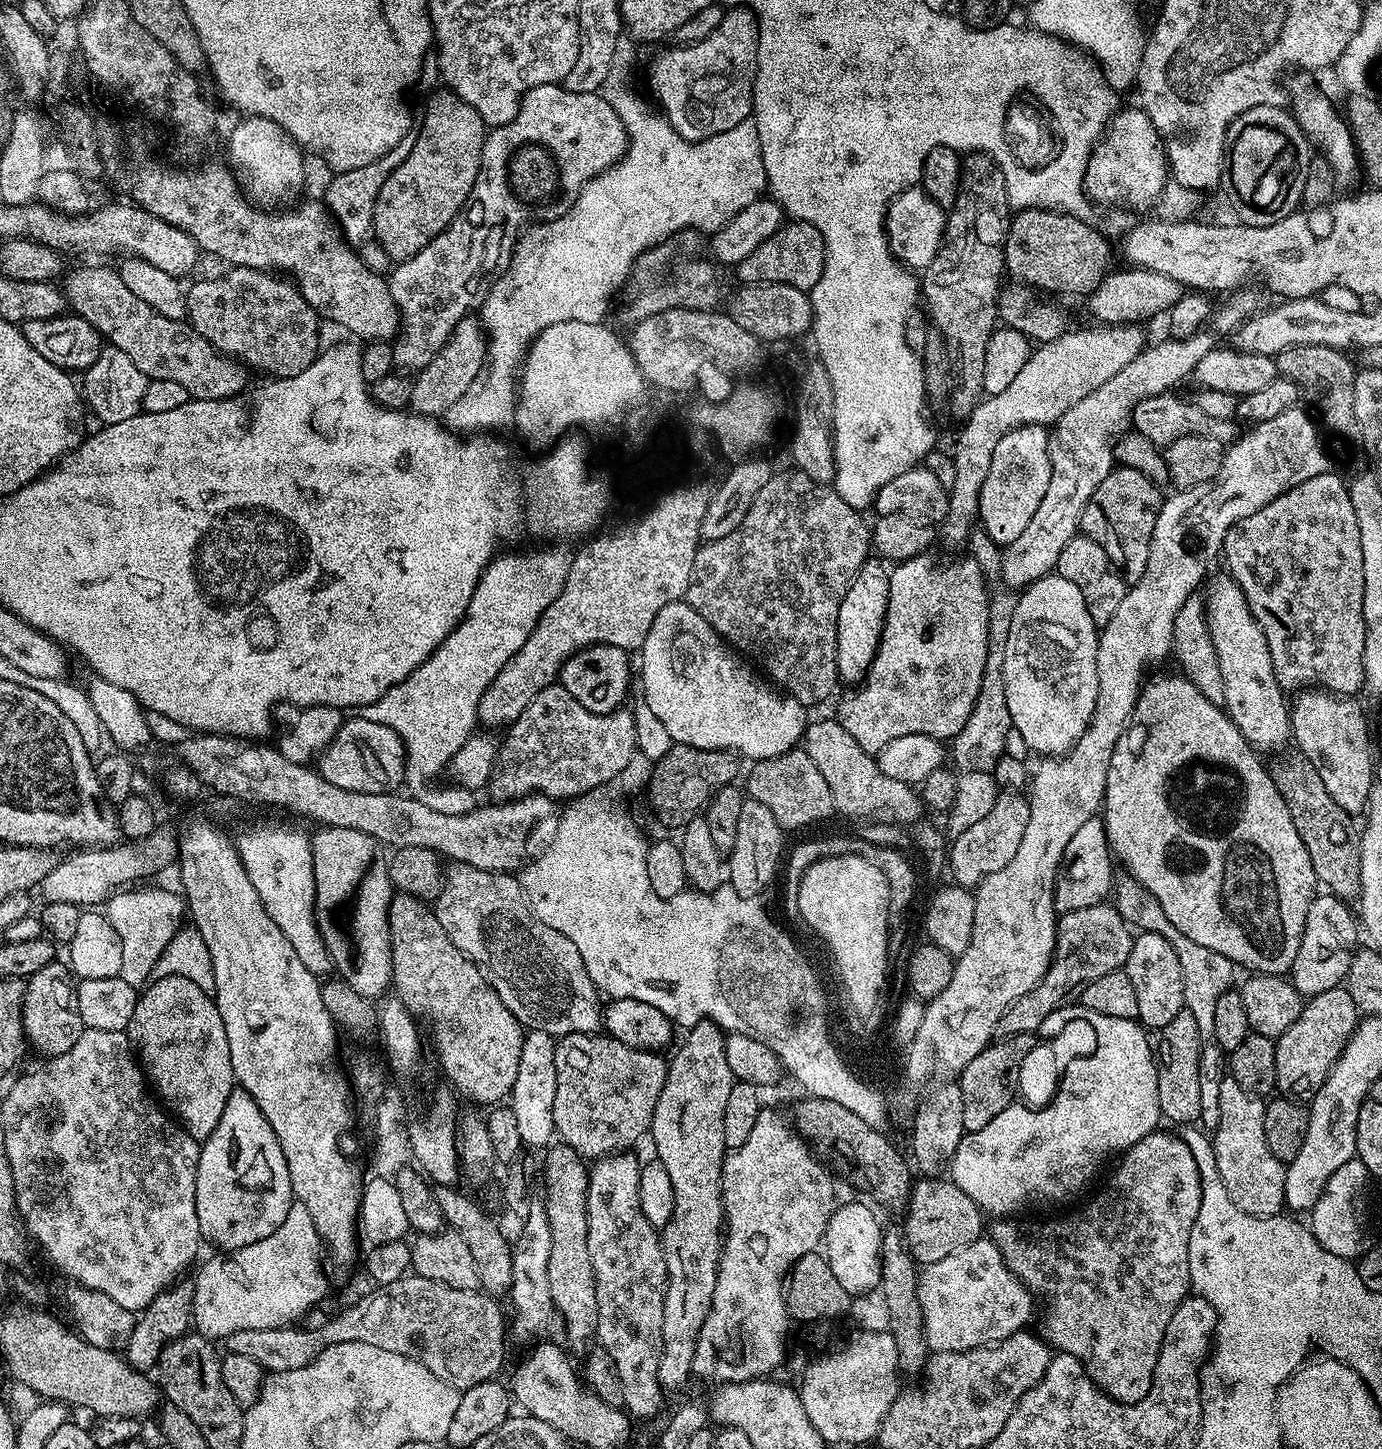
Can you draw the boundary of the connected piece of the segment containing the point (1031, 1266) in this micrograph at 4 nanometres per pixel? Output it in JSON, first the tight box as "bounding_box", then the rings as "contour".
{"bounding_box":[990,1130,1202,1404],"contour":[[[1157,1130],[1151,1132],[1142,1142],[1138,1142],[1123,1153],[1116,1173],[1108,1180],[1108,1185],[1101,1190],[1100,1196],[1092,1200],[1092,1213],[1088,1216],[1088,1224],[1075,1224],[1072,1220],[1052,1220],[1049,1224],[1032,1224],[1023,1232],[1016,1222],[996,1222],[990,1228],[990,1238],[998,1246],[1006,1266],[1016,1276],[1016,1279],[1028,1289],[1029,1293],[1044,1299],[1044,1321],[1038,1329],[1039,1335],[1045,1344],[1051,1346],[1057,1353],[1065,1352],[1078,1362],[1084,1364],[1088,1376],[1100,1391],[1104,1392],[1111,1400],[1120,1404],[1137,1404],[1152,1385],[1154,1366],[1158,1362],[1158,1354],[1162,1350],[1162,1338],[1166,1334],[1166,1326],[1170,1326],[1170,1318],[1174,1318],[1174,1310],[1183,1300],[1190,1295],[1192,1279],[1190,1278],[1190,1262],[1188,1261],[1188,1243],[1190,1230],[1194,1226],[1194,1218],[1198,1218],[1198,1206],[1202,1204],[1202,1182],[1198,1174],[1198,1166],[1194,1162],[1194,1154],[1185,1146],[1179,1135],[1171,1136],[1168,1132]]]}

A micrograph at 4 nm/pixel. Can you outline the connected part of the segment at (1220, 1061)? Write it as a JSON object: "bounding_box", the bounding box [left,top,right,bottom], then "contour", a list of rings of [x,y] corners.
{"bounding_box":[1171,934,1226,1130],"contour":[[[1179,934],[1171,937],[1174,950],[1178,954],[1178,962],[1182,962],[1183,978],[1182,990],[1184,991],[1184,1007],[1194,1014],[1194,1022],[1198,1022],[1198,1038],[1200,1039],[1200,1061],[1198,1062],[1198,1087],[1202,1093],[1202,1110],[1200,1111],[1199,1123],[1205,1129],[1214,1130],[1218,1126],[1218,1090],[1220,1083],[1226,1078],[1226,1056],[1218,1056],[1214,1046],[1214,1022],[1210,1022],[1210,1016],[1214,1016],[1214,1002],[1212,998],[1218,998],[1218,992],[1210,992],[1216,986],[1224,985],[1224,956],[1214,950],[1206,950],[1206,946],[1199,944],[1197,948],[1192,946],[1190,938]]]}

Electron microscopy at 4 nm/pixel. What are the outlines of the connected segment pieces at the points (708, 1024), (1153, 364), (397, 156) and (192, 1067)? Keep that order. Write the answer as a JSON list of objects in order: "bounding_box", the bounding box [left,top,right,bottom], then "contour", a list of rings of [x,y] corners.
[{"bounding_box":[650,1020,734,1393],"contour":[[[699,1020],[693,1028],[687,1029],[684,1045],[680,1052],[670,1056],[668,1060],[668,1073],[666,1074],[666,1086],[662,1086],[662,1095],[658,1097],[658,1106],[654,1106],[654,1118],[650,1129],[650,1141],[656,1147],[655,1159],[666,1166],[666,1174],[670,1174],[670,1186],[674,1190],[674,1210],[670,1214],[670,1222],[662,1230],[662,1243],[664,1246],[664,1257],[666,1258],[666,1274],[668,1275],[668,1285],[666,1286],[666,1298],[664,1299],[664,1309],[662,1310],[662,1350],[660,1351],[660,1361],[658,1362],[658,1382],[665,1393],[676,1392],[688,1378],[693,1375],[692,1363],[696,1353],[696,1343],[698,1334],[702,1330],[702,1322],[706,1322],[706,1314],[710,1314],[710,1302],[714,1298],[714,1282],[718,1282],[718,1262],[720,1261],[720,1250],[724,1247],[724,1237],[726,1229],[724,1227],[724,1199],[722,1198],[722,1166],[726,1149],[722,1138],[722,1117],[726,1115],[726,1102],[728,1101],[730,1090],[734,1083],[734,1077],[730,1070],[730,1062],[726,1062],[726,1046],[724,1045],[725,1033],[711,1020]]]},{"bounding_box":[1000,290,1256,590],"contour":[[[1248,290],[1233,291],[1228,298],[1232,300],[1226,301],[1221,308],[1219,305],[1213,311],[1210,321],[1211,330],[1195,332],[1190,334],[1190,338],[1182,338],[1181,340],[1163,338],[1164,340],[1158,341],[1153,348],[1152,345],[1145,346],[1138,354],[1138,358],[1134,358],[1134,362],[1130,362],[1130,366],[1118,370],[1118,374],[1114,374],[1114,378],[1102,382],[1102,386],[1098,386],[1098,390],[1090,390],[1090,394],[1086,394],[1086,398],[1074,402],[1074,406],[1070,406],[1070,410],[1066,410],[1066,414],[1062,414],[1062,418],[1056,420],[1048,438],[1050,486],[1046,486],[1046,495],[1042,497],[1042,502],[1038,502],[1038,510],[1034,510],[1034,518],[1030,518],[1026,530],[1022,530],[1022,534],[1018,534],[1018,538],[1014,538],[1014,542],[1003,549],[1004,557],[1000,560],[1000,572],[1004,575],[1004,580],[1010,587],[1016,588],[1015,590],[1023,589],[1035,580],[1040,580],[1043,576],[1049,575],[1055,569],[1058,554],[1062,554],[1066,542],[1070,542],[1070,538],[1074,538],[1080,532],[1082,510],[1086,510],[1086,506],[1093,503],[1098,486],[1112,473],[1114,449],[1121,435],[1132,428],[1132,411],[1135,410],[1136,404],[1151,396],[1171,393],[1175,389],[1172,388],[1175,384],[1180,383],[1186,376],[1191,377],[1195,373],[1198,362],[1202,362],[1202,358],[1206,358],[1206,354],[1210,354],[1210,350],[1218,347],[1218,340],[1212,333],[1213,330],[1231,334],[1249,316],[1253,315],[1254,308],[1251,308],[1248,304],[1254,303],[1256,296],[1252,292],[1244,291]]]},{"bounding_box":[322,128,418,244],"contour":[[[411,128],[394,146],[393,150],[388,150],[382,157],[370,162],[367,166],[360,166],[355,170],[344,171],[333,175],[331,182],[322,196],[325,207],[328,209],[335,223],[340,227],[343,237],[352,244],[363,243],[371,233],[374,212],[374,203],[378,198],[378,191],[382,188],[387,178],[406,162],[406,157],[414,150],[417,142],[418,130]]]},{"bounding_box":[126,976,234,1142],"contour":[[[181,976],[152,980],[139,993],[126,1031],[147,1083],[162,1101],[163,1107],[196,1140],[202,1142],[210,1138],[210,1134],[214,1134],[214,1126],[218,1126],[218,1121],[222,1119],[226,1098],[230,1098],[234,1087],[230,1042],[226,1042],[226,1026],[222,1026],[222,1014],[218,1014],[215,999]]]}]

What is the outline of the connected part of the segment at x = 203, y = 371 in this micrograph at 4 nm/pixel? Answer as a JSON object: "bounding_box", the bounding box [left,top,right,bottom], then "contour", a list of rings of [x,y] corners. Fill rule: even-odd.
{"bounding_box":[62,267,250,400],"contour":[[[115,267],[76,268],[71,272],[72,269],[62,280],[62,291],[68,299],[68,308],[75,315],[90,322],[90,326],[94,326],[111,347],[122,350],[122,354],[126,354],[133,360],[134,366],[138,366],[138,370],[142,370],[142,374],[146,374],[149,380],[179,382],[188,392],[189,397],[194,400],[231,400],[243,393],[240,391],[247,386],[248,376],[250,377],[249,369],[245,365],[239,360],[225,356],[187,323],[166,318],[158,314],[158,310],[150,310],[150,306],[146,306],[146,302],[142,302],[138,294],[133,294],[126,286],[126,282],[122,282],[119,271]]]}

